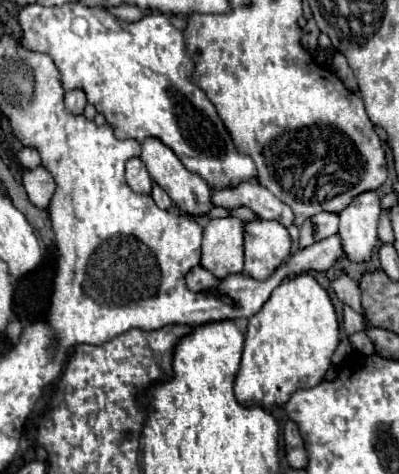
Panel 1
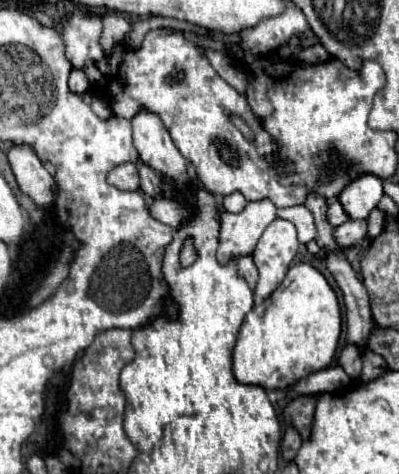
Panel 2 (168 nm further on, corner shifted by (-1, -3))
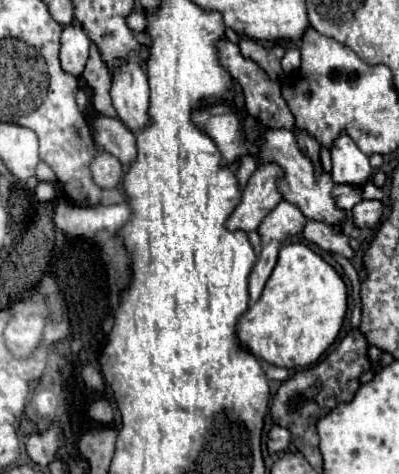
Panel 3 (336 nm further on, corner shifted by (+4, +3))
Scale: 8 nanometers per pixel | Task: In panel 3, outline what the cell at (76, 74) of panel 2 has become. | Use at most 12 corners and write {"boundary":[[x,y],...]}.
{"boundary":[[68,24],[60,36],[60,62],[68,74],[80,76],[90,38]]}

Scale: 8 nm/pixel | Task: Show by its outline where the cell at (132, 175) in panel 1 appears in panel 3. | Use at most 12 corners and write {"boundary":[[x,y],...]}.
{"boundary":[[108,152],[92,164],[92,180],[100,188],[116,188],[122,180],[122,164]]}

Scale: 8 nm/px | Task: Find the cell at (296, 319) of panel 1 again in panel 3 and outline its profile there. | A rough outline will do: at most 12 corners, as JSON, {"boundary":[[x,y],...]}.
{"boundary":[[280,248],[238,340],[282,368],[314,364],[346,318],[342,276]]}

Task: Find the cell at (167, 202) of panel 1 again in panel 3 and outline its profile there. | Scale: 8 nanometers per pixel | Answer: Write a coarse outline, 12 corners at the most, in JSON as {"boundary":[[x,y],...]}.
{"boundary":[[94,114],[92,136],[124,166],[136,136],[118,118]]}

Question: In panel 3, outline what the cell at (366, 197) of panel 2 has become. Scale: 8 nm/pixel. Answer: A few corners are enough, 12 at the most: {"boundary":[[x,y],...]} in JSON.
{"boundary":[[344,132],[334,140],[332,178],[364,186],[372,168],[368,156]]}

